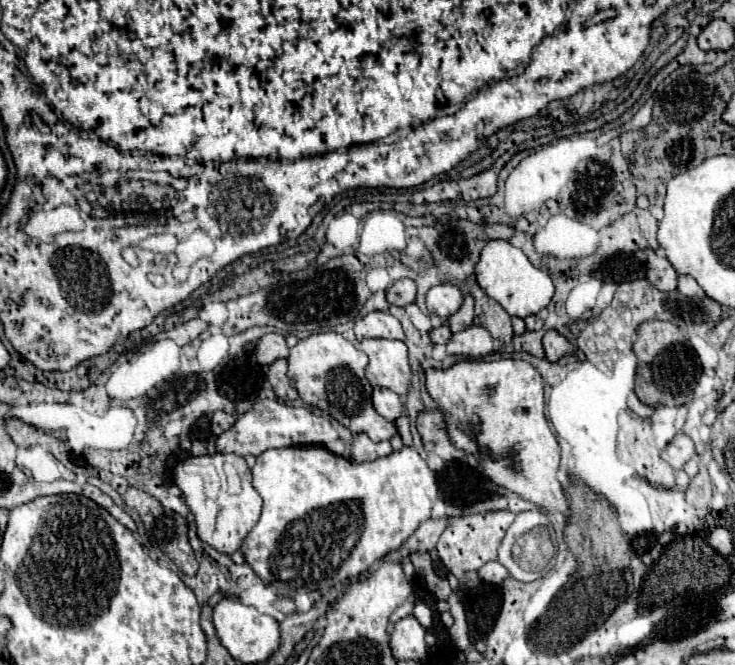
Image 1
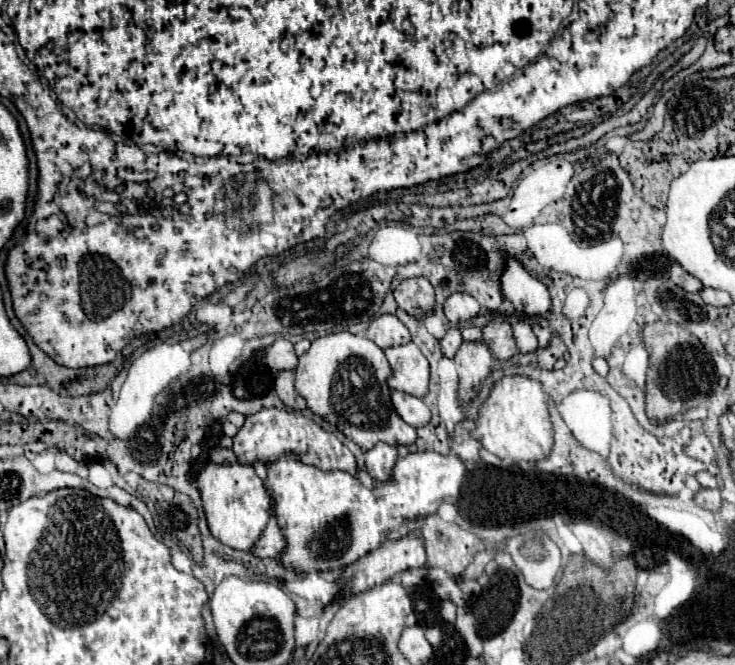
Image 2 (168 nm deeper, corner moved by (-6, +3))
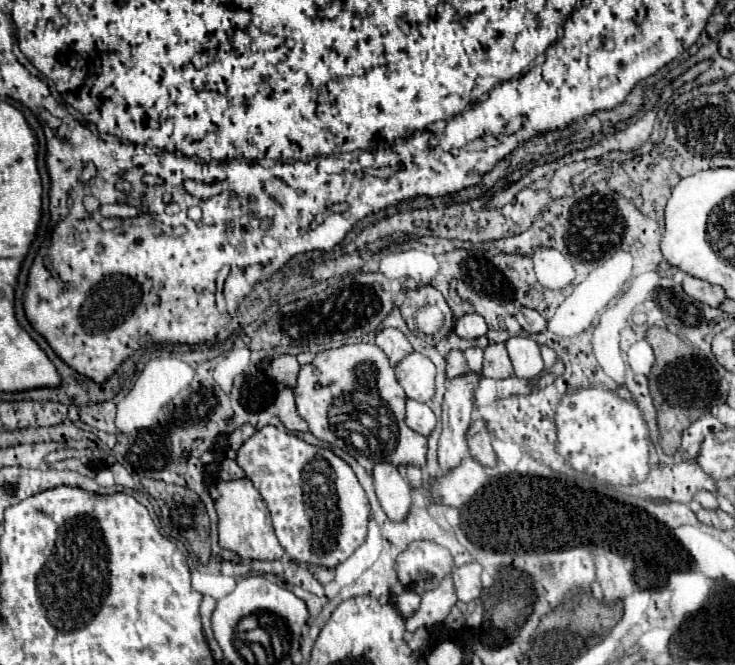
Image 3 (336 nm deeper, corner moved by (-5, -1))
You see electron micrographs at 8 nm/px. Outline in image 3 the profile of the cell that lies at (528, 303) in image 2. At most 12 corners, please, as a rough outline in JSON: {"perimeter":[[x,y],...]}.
{"perimeter":[[522,306],[516,312],[526,332],[542,332],[546,320],[534,308]]}

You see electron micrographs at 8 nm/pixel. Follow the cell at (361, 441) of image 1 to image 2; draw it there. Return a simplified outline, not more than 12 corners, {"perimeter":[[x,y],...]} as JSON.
{"perimeter":[[379,442],[365,454],[367,472],[389,482],[397,450]]}

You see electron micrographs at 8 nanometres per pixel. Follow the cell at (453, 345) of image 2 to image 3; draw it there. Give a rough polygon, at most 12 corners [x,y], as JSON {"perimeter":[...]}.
{"perimeter":[[462,350],[446,356],[446,376],[454,378],[468,368]]}

